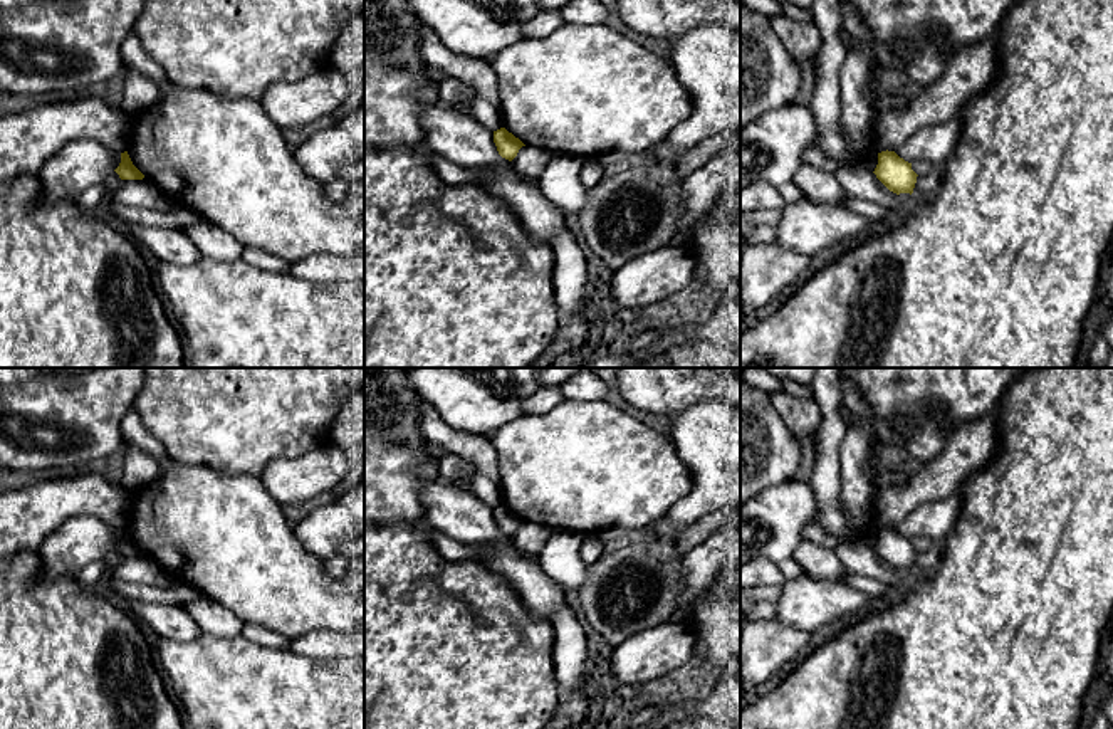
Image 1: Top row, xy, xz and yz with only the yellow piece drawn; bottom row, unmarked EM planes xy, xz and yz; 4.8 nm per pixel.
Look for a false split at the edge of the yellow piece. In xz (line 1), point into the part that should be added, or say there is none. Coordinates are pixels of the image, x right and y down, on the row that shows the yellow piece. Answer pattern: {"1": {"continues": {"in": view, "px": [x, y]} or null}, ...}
{"1": {"continues": null}}

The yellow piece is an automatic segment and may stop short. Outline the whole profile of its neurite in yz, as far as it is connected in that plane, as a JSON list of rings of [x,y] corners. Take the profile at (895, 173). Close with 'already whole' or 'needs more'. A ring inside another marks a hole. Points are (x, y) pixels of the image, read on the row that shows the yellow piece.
[[[895,151],[878,153],[878,165],[873,171],[876,178],[893,193],[913,193],[917,173],[912,163],[900,158]]]; already whole

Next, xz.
[[[505,128],[494,131],[494,143],[502,158],[512,161],[519,149],[525,146],[519,138],[509,133]]]; already whole

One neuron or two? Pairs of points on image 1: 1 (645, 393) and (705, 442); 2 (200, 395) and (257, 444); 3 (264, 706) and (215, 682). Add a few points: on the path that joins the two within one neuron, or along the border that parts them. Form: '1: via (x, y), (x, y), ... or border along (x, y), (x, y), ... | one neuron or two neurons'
1: border along (709, 400), (690, 403), (670, 417) | two neurons
2: via (214, 400), (244, 430) | one neuron
3: via (252, 706), (227, 687) | one neuron

